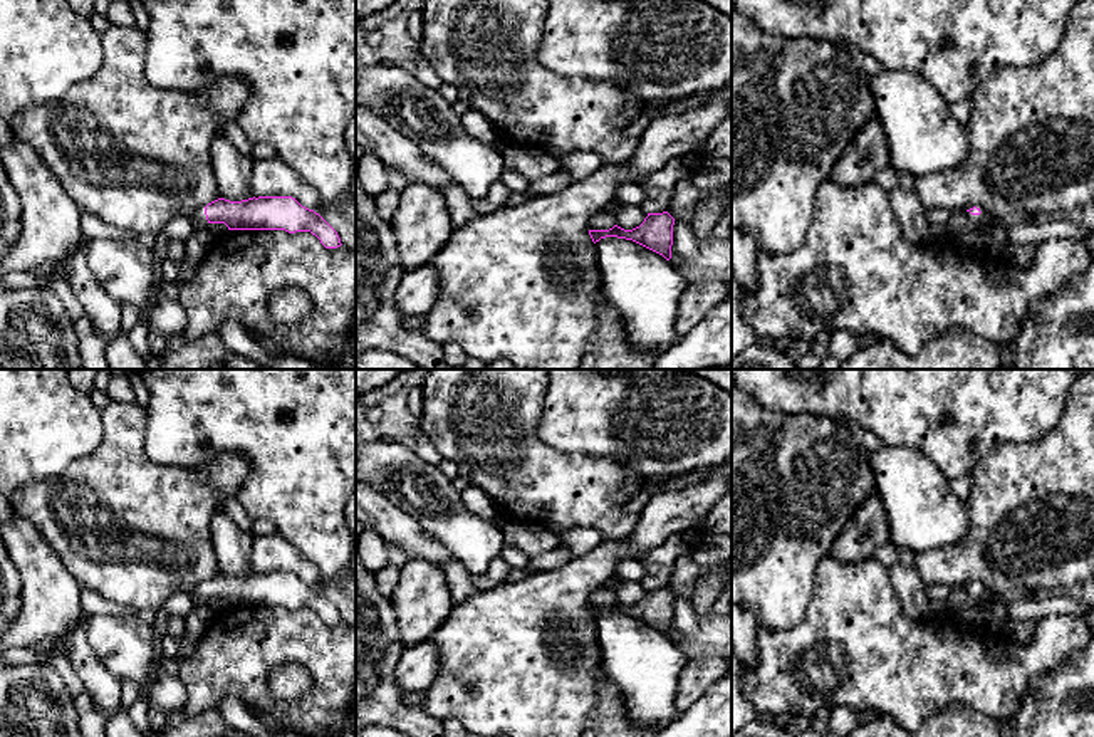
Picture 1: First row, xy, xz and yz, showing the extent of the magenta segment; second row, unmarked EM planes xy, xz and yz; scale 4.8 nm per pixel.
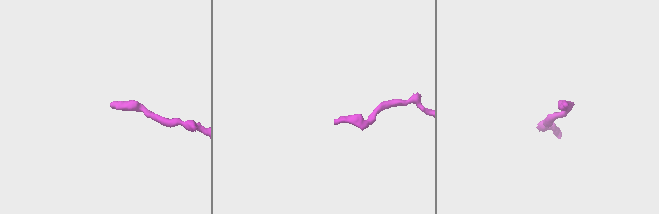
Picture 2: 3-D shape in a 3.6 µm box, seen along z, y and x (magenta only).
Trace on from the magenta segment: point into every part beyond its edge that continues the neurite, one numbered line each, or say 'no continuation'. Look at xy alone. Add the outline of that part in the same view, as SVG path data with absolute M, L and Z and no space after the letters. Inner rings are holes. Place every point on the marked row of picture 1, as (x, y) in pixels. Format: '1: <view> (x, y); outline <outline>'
1: xy (198, 219); outline M205 210L195 212L195 213L190 217L190 220L191 220L191 223L193 223L196 228L203 228L203 227L208 225Z

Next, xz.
no continuation

